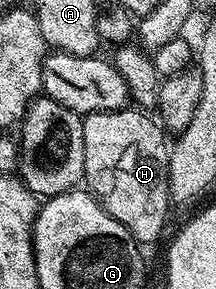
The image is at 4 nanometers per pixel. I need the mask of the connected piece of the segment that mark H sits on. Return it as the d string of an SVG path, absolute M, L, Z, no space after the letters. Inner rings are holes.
M126 106L114 112L91 112L83 119L83 154L85 155L84 187L93 193L115 218L115 222L123 222L130 236L138 245L153 244L161 236L165 223L169 220L169 149L162 125L156 119L144 116L136 107Z

